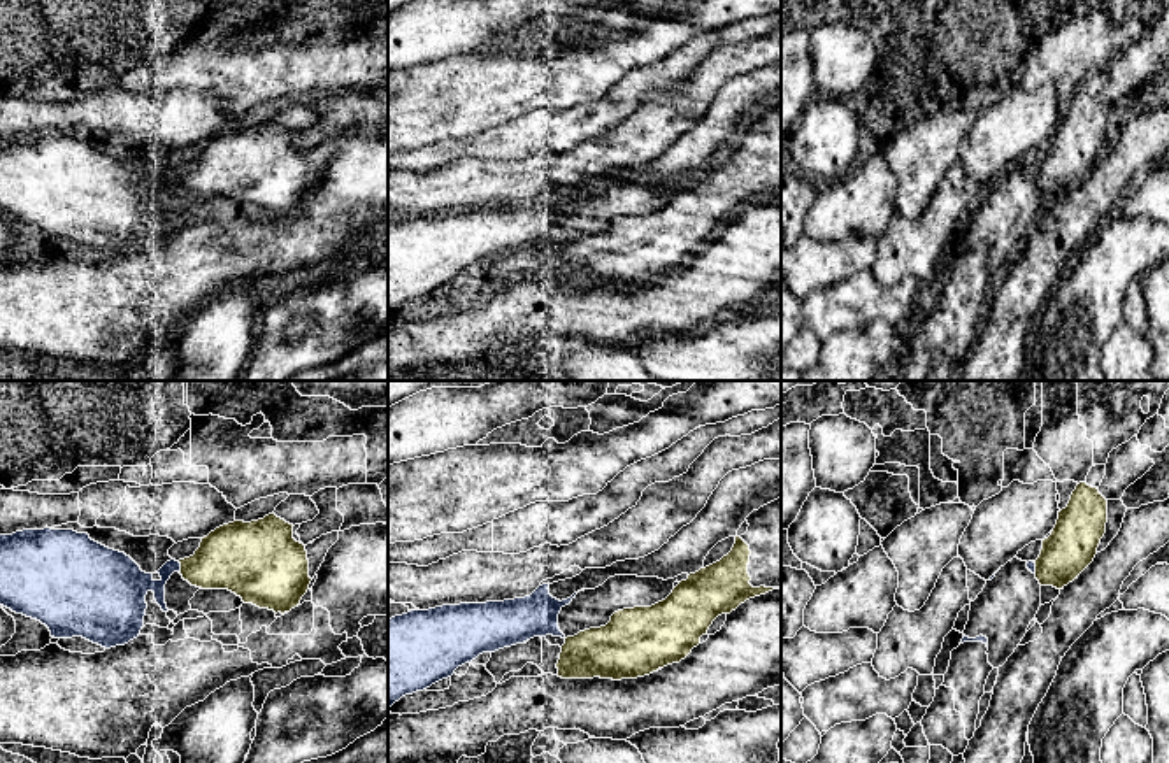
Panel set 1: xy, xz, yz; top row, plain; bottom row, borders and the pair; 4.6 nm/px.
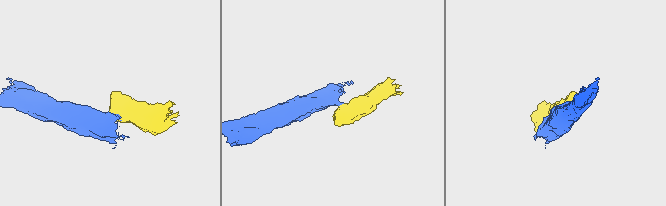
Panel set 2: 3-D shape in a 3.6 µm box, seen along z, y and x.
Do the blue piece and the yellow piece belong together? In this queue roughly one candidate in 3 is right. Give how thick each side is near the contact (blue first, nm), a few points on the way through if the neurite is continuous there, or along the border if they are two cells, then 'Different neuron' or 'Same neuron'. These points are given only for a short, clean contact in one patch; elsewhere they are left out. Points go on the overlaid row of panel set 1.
Thickness 180 nm (blue) against 300 nm. Different neuron

